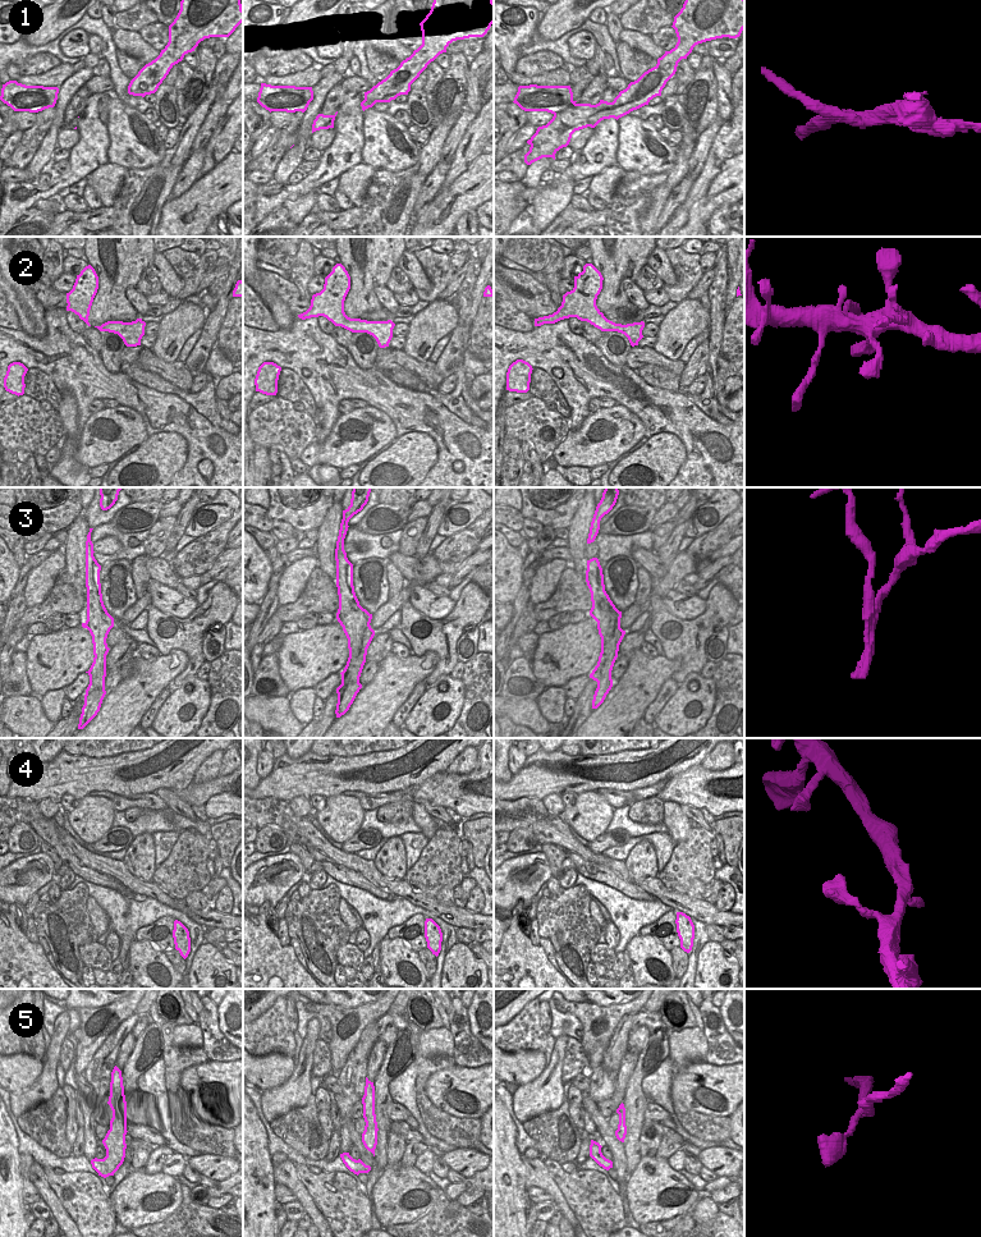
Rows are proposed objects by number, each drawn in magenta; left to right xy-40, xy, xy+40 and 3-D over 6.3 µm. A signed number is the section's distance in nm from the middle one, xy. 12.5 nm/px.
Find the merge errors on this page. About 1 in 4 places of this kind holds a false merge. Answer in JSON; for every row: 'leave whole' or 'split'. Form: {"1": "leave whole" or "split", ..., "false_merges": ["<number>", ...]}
{"1": "split", "2": "leave whole", "3": "split", "4": "leave whole", "5": "leave whole", "false_merges": ["1", "3"]}

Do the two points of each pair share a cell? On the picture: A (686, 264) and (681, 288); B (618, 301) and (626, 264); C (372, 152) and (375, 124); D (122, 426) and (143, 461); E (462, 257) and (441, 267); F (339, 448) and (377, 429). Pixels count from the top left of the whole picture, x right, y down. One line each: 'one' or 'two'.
A: one
B: one
C: one
D: two
E: two
F: one

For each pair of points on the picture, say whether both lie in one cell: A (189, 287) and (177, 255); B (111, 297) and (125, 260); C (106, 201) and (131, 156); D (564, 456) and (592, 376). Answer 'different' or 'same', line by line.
A: same
B: same
C: different
D: different

